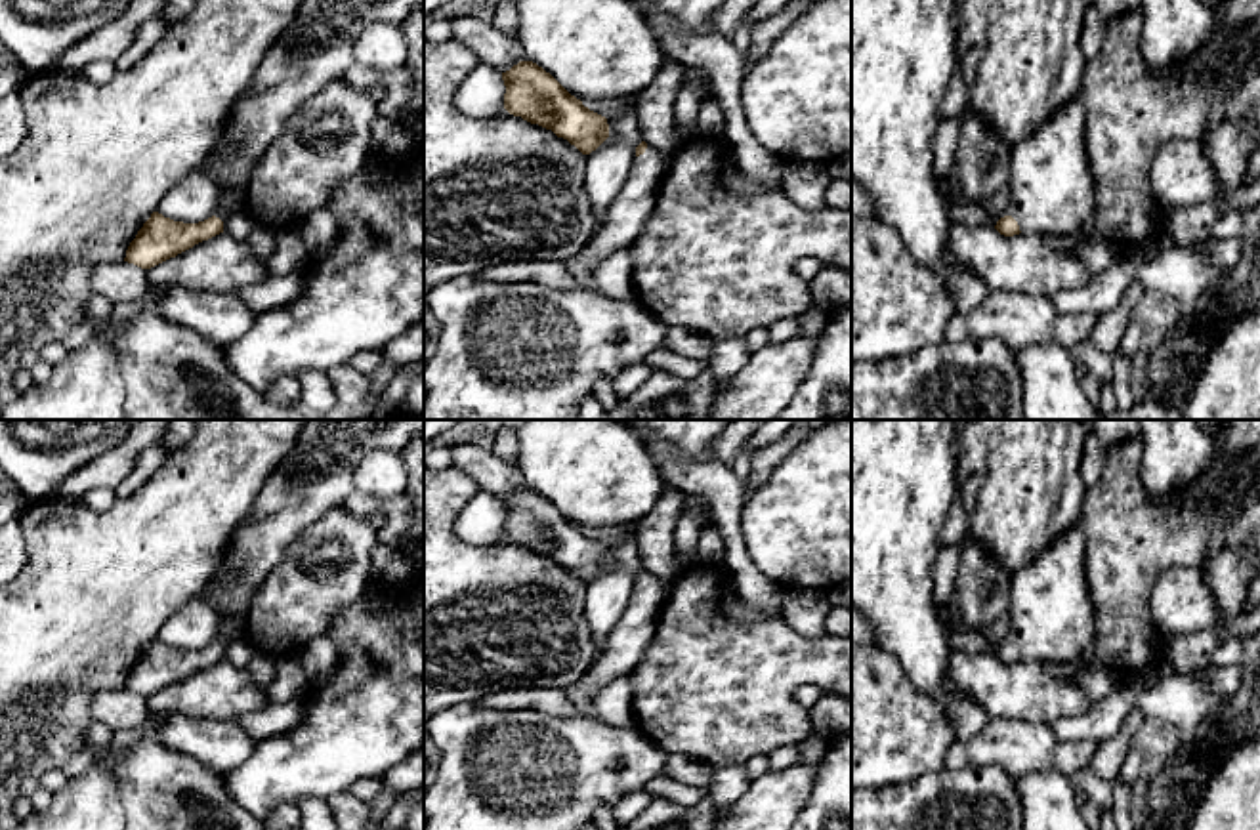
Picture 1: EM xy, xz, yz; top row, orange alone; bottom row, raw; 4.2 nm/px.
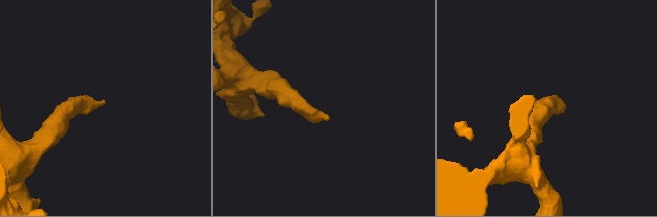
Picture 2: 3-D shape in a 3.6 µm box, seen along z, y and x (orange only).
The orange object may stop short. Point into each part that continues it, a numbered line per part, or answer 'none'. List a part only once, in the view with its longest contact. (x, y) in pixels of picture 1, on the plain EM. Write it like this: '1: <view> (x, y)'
1: yz (1050, 615)

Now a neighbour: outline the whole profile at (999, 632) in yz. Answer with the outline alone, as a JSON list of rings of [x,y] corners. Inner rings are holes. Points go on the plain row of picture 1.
[[[1010,612],[991,624],[983,635],[997,647],[1004,645],[1010,637]]]

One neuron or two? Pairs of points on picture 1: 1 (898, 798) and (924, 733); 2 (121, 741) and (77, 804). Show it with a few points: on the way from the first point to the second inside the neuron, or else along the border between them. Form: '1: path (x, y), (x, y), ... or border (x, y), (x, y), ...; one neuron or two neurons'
1: border (944, 767), (871, 788); two neurons
2: path (107, 756), (104, 760), (104, 775), (92, 788); one neuron

